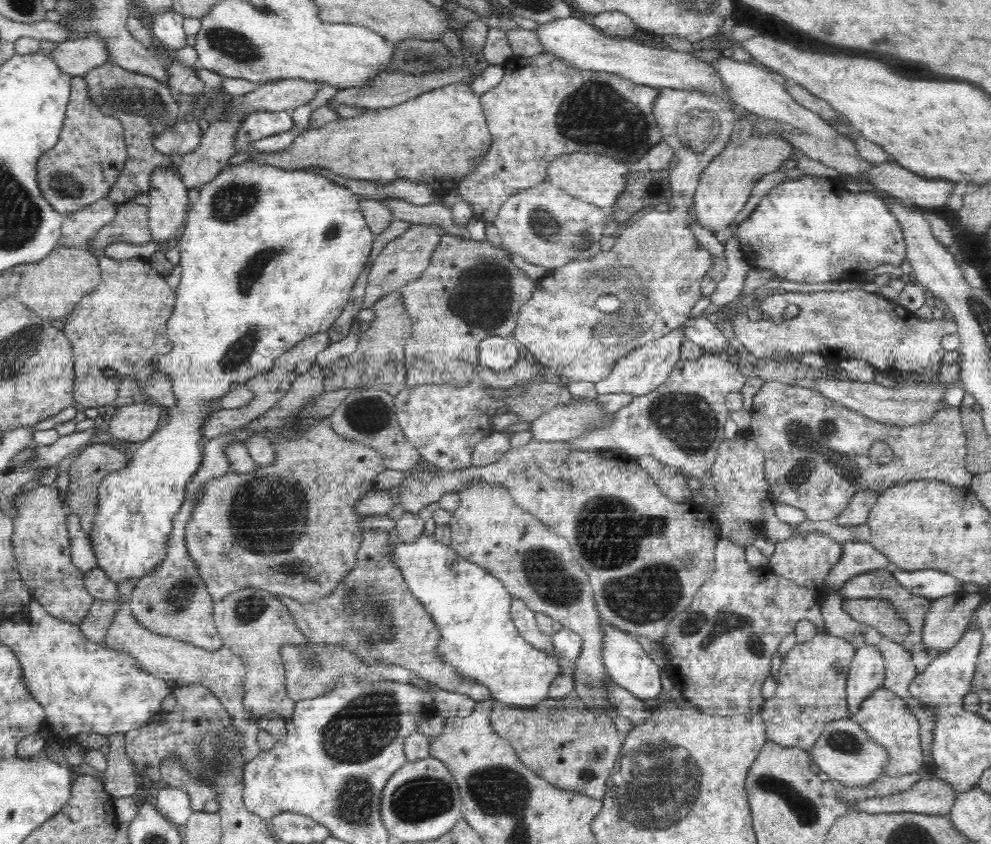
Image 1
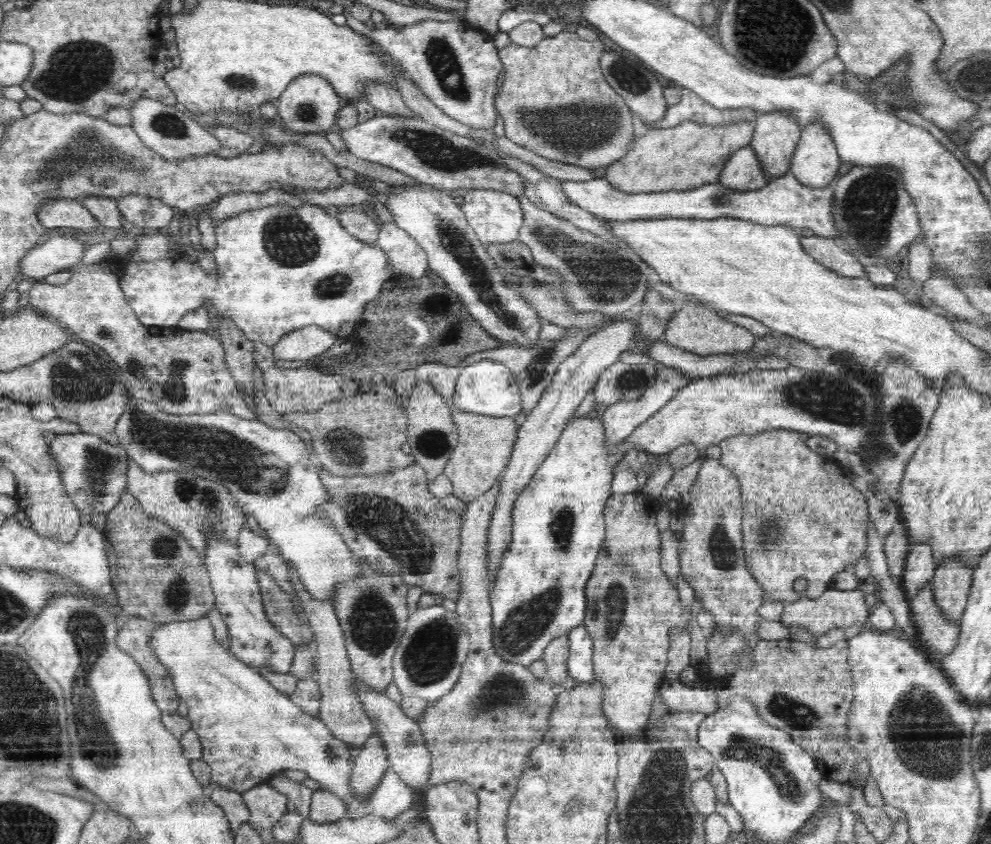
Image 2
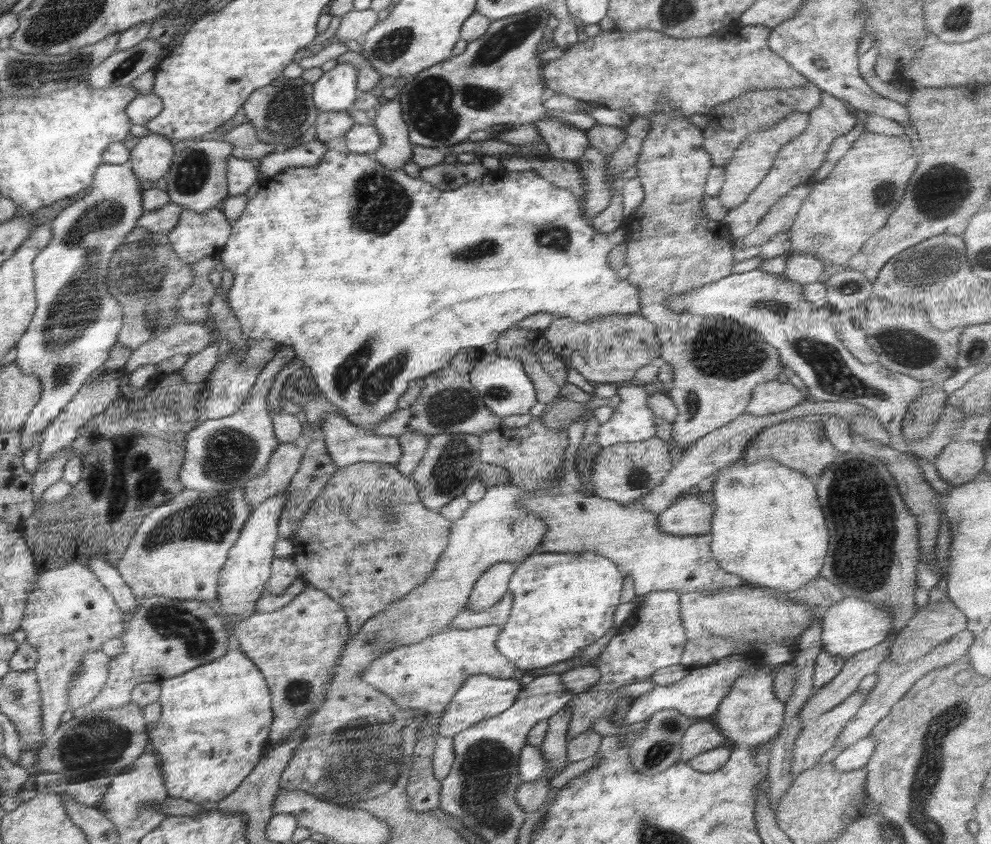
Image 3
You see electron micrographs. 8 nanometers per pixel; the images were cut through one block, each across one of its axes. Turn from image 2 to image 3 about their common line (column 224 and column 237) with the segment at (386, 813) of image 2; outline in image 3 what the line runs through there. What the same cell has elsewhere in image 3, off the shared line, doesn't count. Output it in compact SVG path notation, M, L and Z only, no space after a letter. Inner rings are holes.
M239 648L227 650L214 662L161 681L158 703L161 706L160 718L145 729L149 747L161 757L160 770L169 796L215 805L234 792L264 756L263 750L268 746L274 720L272 697L264 675Z

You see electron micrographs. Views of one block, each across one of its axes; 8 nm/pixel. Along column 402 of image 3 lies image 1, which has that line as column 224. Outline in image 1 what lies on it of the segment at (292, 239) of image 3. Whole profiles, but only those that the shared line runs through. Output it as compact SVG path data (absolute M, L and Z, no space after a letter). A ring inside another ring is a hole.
M249 161L227 166L214 180L200 186L200 195L194 204L190 204L185 224L175 246L180 254L179 265L182 267L182 282L176 288L176 308L168 320L168 336L170 336L174 346L166 356L152 360L156 372L164 373L172 379L172 389L176 395L176 408L174 410L171 408L164 409L161 426L148 440L142 441L142 445L133 454L130 462L126 464L126 468L107 474L98 486L97 516L94 518L92 532L88 536L91 548L98 560L98 568L114 584L120 584L124 580L140 580L142 576L156 570L156 566L160 566L160 562L166 558L165 546L172 530L173 516L180 510L180 505L185 497L186 485L198 470L203 459L203 451L198 448L198 441L203 438L201 426L211 412L220 409L215 402L232 387L244 385L249 378L266 372L276 359L292 350L298 343L315 334L327 332L336 318L342 314L342 310L348 304L352 287L356 284L358 276L362 274L362 270L368 262L372 242L375 238L365 222L362 211L358 209L360 199L361 197L354 194L349 188L338 186L329 178L314 174L308 169L284 170L270 164Z

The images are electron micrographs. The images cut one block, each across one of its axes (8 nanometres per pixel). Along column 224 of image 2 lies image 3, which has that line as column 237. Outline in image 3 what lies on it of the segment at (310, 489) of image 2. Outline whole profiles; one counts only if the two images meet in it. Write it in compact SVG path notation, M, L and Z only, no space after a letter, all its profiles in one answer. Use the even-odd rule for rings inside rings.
M283 348L282 351L278 351L272 360L268 361L265 367L260 371L245 403L238 409L237 413L224 418L201 420L199 425L195 426L194 430L190 431L188 440L186 440L186 452L183 464L180 466L181 469L179 470L179 481L184 485L184 489L228 490L229 488L236 488L237 486L245 486L245 484L255 476L266 472L270 455L279 445L275 435L272 417L267 410L266 397L277 374L293 359L294 355L292 348Z

